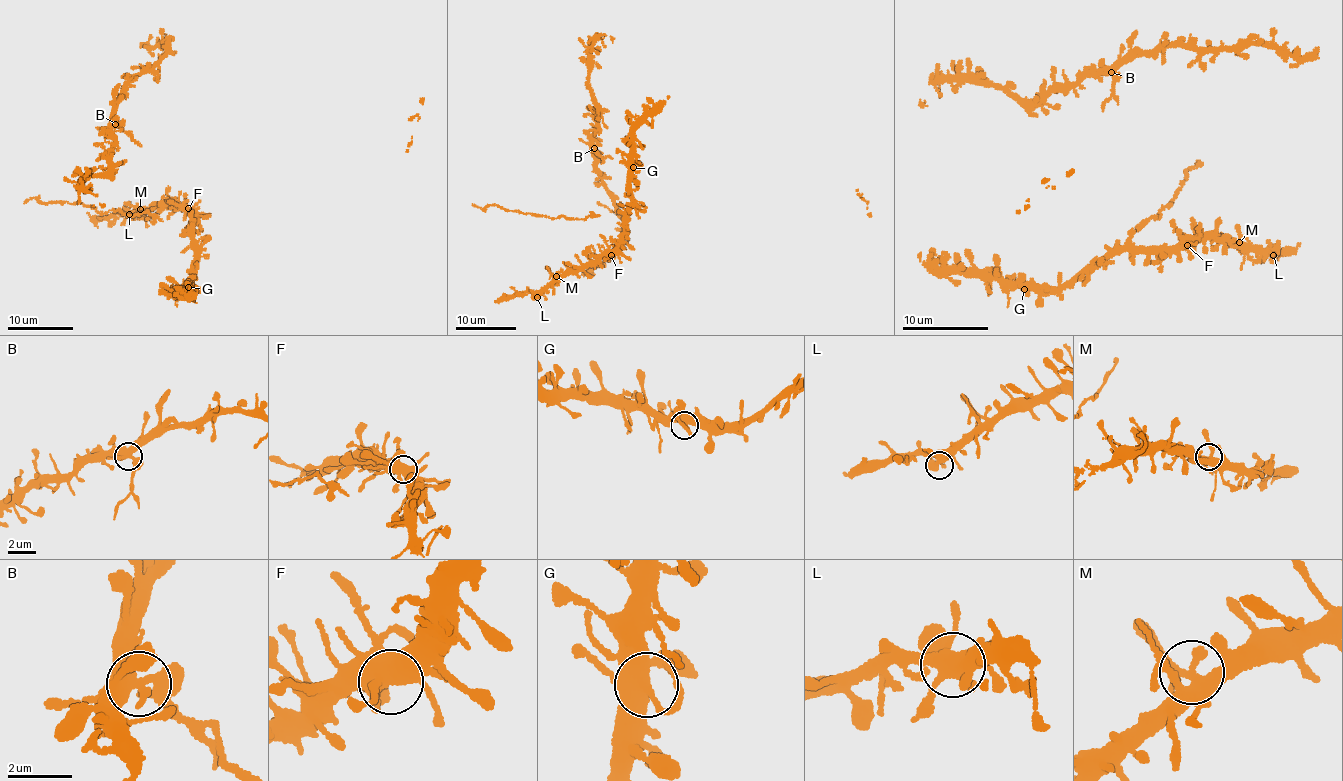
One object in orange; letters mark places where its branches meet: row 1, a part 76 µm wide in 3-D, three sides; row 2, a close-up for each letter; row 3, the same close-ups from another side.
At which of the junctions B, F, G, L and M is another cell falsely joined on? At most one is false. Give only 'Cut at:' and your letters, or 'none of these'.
Cut at: B

